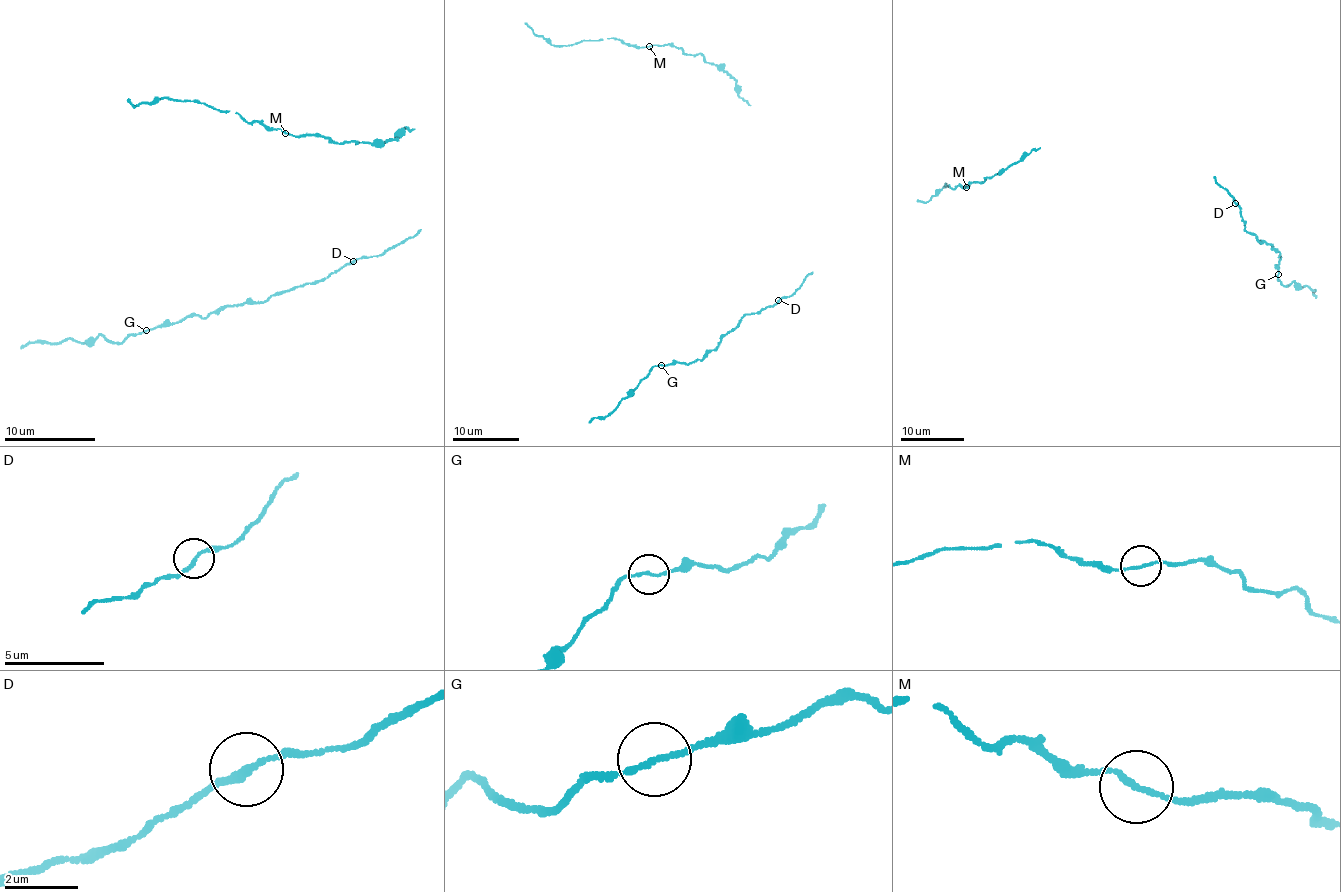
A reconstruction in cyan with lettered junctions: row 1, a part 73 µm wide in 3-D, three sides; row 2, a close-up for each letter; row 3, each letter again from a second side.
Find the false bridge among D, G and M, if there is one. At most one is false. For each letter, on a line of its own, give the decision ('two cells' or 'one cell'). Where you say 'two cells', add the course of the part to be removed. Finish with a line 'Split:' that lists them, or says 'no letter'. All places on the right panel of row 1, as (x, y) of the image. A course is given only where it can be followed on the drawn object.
D: one cell
G: two cells | (1278, 275), (1282, 285), (1294, 282), (1301, 288), (1309, 287), (1316, 298)
M: one cell
Split: G

